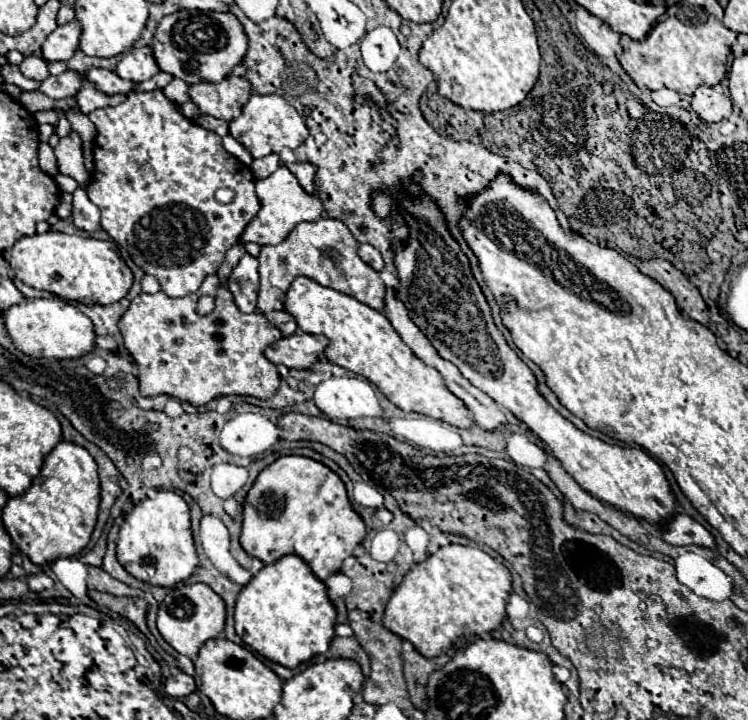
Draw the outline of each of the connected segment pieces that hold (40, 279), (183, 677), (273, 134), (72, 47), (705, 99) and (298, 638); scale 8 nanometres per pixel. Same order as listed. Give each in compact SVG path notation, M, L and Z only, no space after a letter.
M56 231L18 239L10 249L10 267L22 283L84 305L116 303L132 287L132 271L114 251L112 241L98 241L92 237L76 237Z
M180 671L180 673L176 673L176 675L172 675L172 677L166 679L164 689L166 689L166 693L168 693L170 697L184 699L186 695L190 695L190 693L196 689L194 677L190 677L190 675L186 675L186 673Z
M252 95L244 105L242 115L230 121L230 135L246 145L252 157L266 157L270 153L280 153L284 147L296 149L308 137L308 127L298 111L280 95Z
M72 19L66 25L58 25L56 31L52 31L42 45L42 59L68 61L76 53L78 41L80 41L80 23L76 23L76 19Z
M698 87L692 95L692 109L706 123L718 123L730 117L732 103L724 93L716 91L714 87Z
M286 555L272 565L264 565L264 569L252 577L252 581L240 591L236 599L236 633L242 637L246 645L250 645L262 657L280 663L288 669L298 667L300 663L312 659L314 655L326 653L334 639L336 625L336 609L328 599L328 591L324 583L312 573L312 569L298 555Z

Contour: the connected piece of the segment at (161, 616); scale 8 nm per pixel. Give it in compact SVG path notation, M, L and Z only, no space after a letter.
M194 583L194 585L178 585L168 591L166 599L160 603L158 609L158 631L162 637L182 655L194 659L200 647L222 635L226 621L226 605L220 595L216 595L208 585Z

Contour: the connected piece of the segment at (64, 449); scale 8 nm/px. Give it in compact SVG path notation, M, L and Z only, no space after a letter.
M60 441L44 459L44 467L38 473L38 477L34 477L32 487L26 493L8 499L4 507L4 525L16 547L24 555L28 555L28 559L34 565L46 565L60 557L72 557L90 543L92 531L96 527L98 505L100 505L100 481L98 481L96 461L88 455L88 451L84 451L84 447L68 441Z

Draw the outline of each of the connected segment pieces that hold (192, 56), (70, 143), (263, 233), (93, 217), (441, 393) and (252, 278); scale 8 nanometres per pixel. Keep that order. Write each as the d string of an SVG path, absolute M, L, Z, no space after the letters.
M178 11L166 15L152 39L154 57L162 71L184 79L188 85L210 81L218 83L226 79L232 69L244 59L248 49L248 37L236 15L216 11Z
M72 131L70 137L60 139L60 143L54 147L54 153L56 153L56 161L58 161L58 173L70 175L80 183L80 187L86 187L90 173L84 167L80 143L82 143L80 137Z
M280 165L272 175L268 175L266 179L260 179L256 183L256 193L260 197L262 209L258 211L258 215L248 223L248 227L244 229L240 241L242 243L258 243L262 245L278 245L284 241L284 237L302 221L318 221L324 213L324 205L316 195L308 195L296 175L292 175L292 171L286 165Z
M78 187L72 193L72 197L74 197L74 201L72 201L72 223L84 231L100 229L100 215L96 213L98 207L88 199L86 191Z
M298 277L290 285L284 309L296 319L304 333L320 333L330 339L326 357L334 365L368 379L398 409L422 413L426 417L446 421L458 429L468 429L474 423L464 401L452 395L442 375L434 367L422 363L412 353L412 349L400 339L398 331L390 325L386 315L370 309L350 295L322 287L308 277Z
M244 255L240 263L232 269L228 279L228 289L234 295L234 301L242 313L256 311L256 295L258 295L258 259L252 255Z

